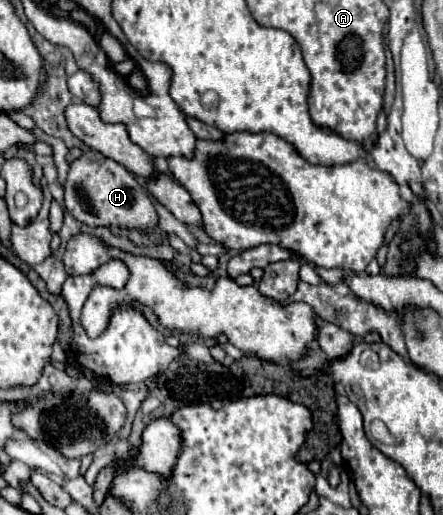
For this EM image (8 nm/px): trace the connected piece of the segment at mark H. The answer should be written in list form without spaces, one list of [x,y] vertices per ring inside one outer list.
[[[96,150],[84,152],[70,164],[70,172],[64,184],[66,210],[88,226],[122,226],[150,230],[156,226],[158,216],[146,192],[134,180],[134,176],[118,162],[102,156]]]

